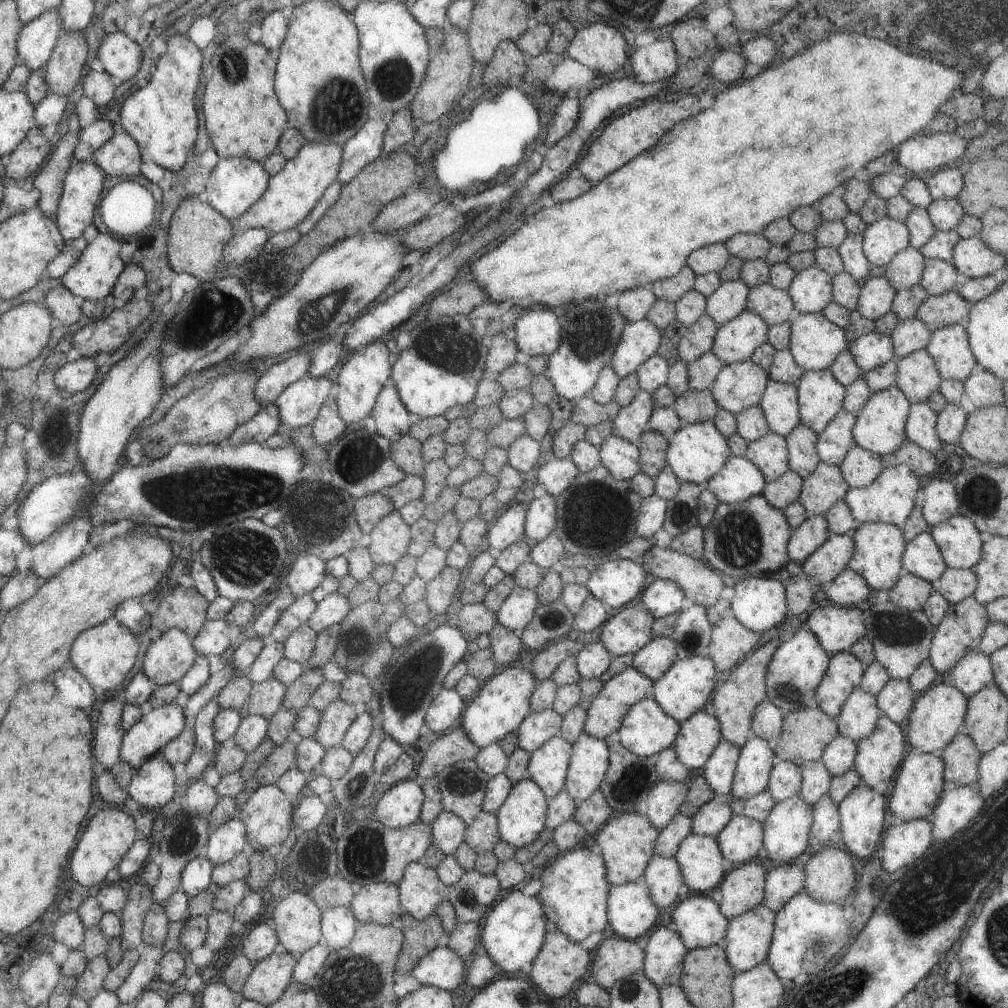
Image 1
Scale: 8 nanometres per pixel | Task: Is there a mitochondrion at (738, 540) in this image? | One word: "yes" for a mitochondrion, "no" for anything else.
yes

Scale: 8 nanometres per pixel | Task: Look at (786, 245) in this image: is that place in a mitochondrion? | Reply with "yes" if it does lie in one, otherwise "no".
no

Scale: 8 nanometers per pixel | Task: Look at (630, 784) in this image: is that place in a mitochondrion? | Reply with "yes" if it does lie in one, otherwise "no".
yes

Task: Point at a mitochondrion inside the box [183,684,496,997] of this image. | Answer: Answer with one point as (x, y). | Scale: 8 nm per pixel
(366, 854)

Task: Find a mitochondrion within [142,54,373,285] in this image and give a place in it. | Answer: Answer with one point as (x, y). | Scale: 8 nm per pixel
(340, 104)

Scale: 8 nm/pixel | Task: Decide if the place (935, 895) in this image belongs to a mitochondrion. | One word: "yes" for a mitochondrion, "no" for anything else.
yes

